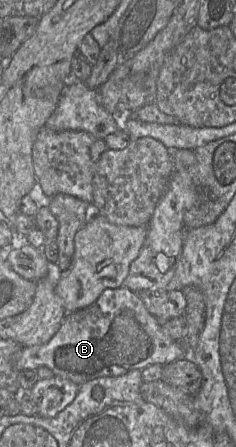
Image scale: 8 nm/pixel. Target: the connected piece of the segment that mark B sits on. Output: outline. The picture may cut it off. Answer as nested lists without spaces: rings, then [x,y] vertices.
[[[126,287],[105,289],[90,306],[66,313],[55,335],[45,344],[23,347],[16,355],[18,371],[45,366],[54,375],[81,385],[98,377],[116,377],[131,370],[142,370],[151,364],[169,364],[185,358],[187,353],[179,341],[173,340],[163,329],[162,321],[149,313],[139,296]]]

